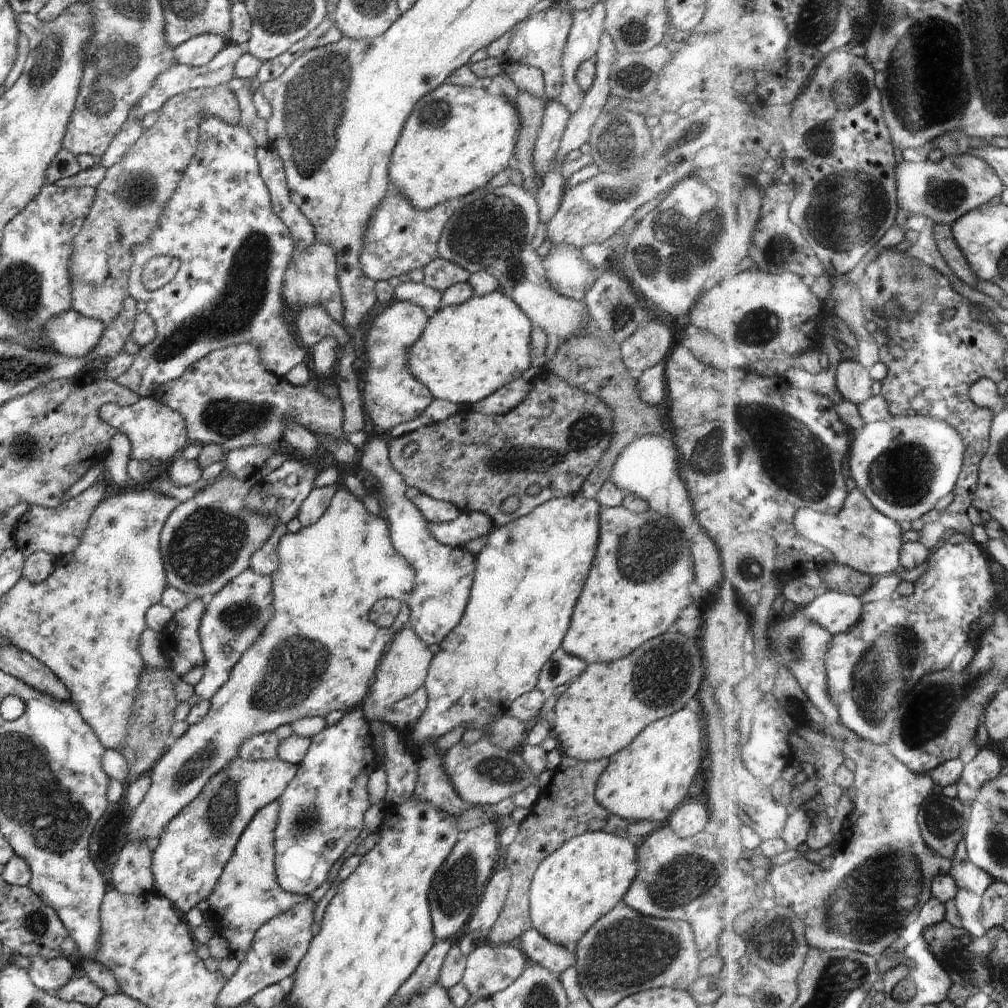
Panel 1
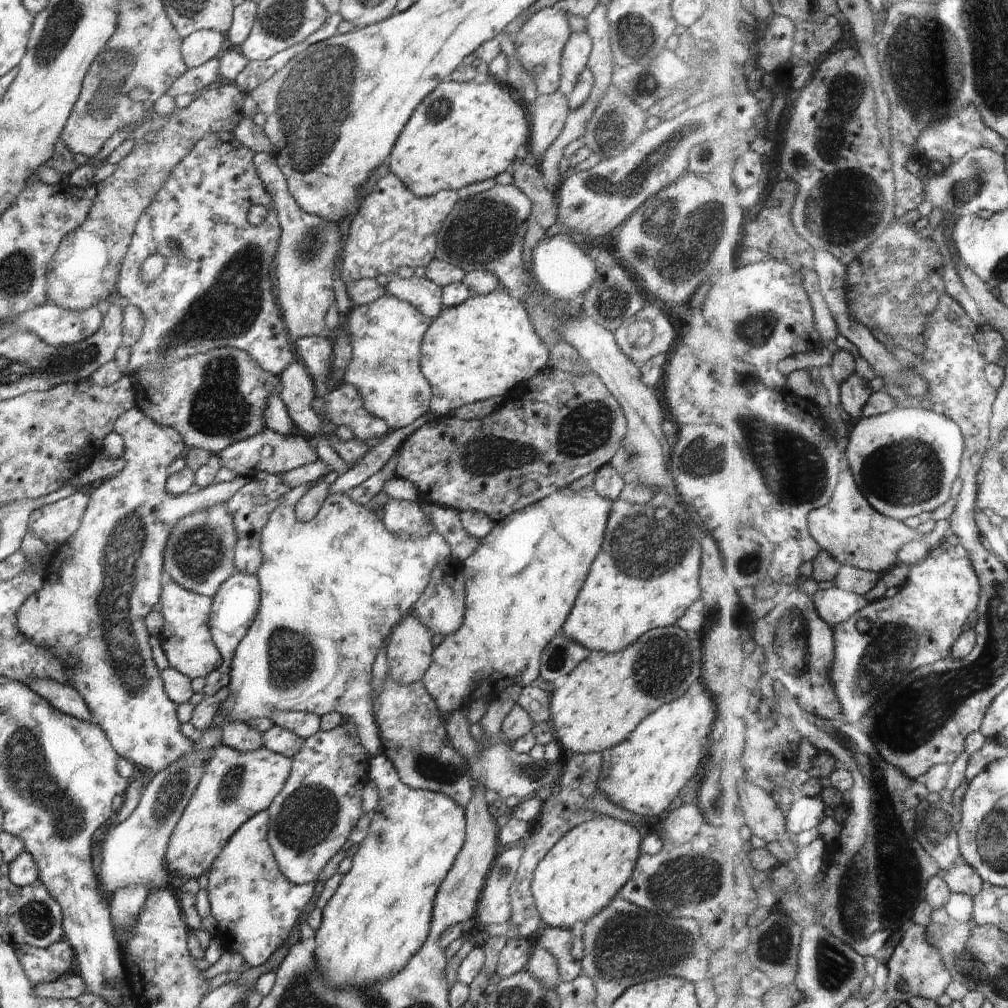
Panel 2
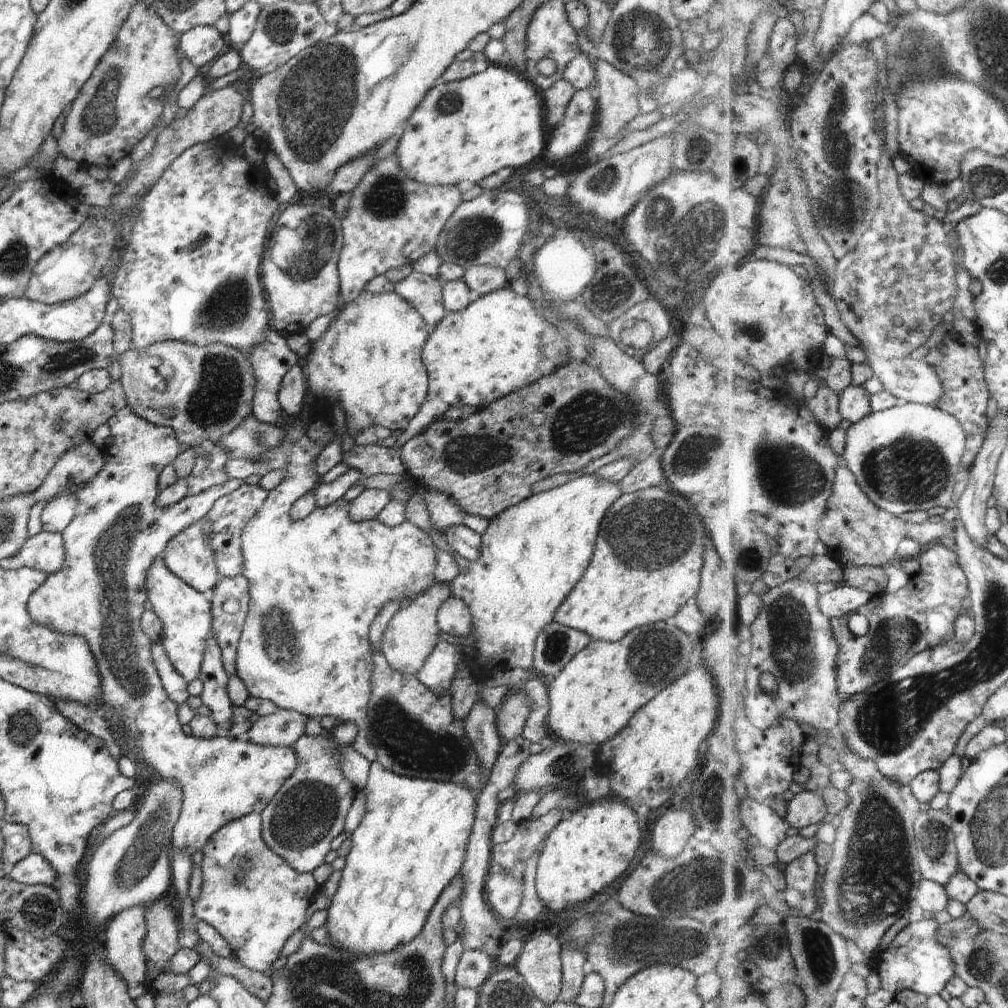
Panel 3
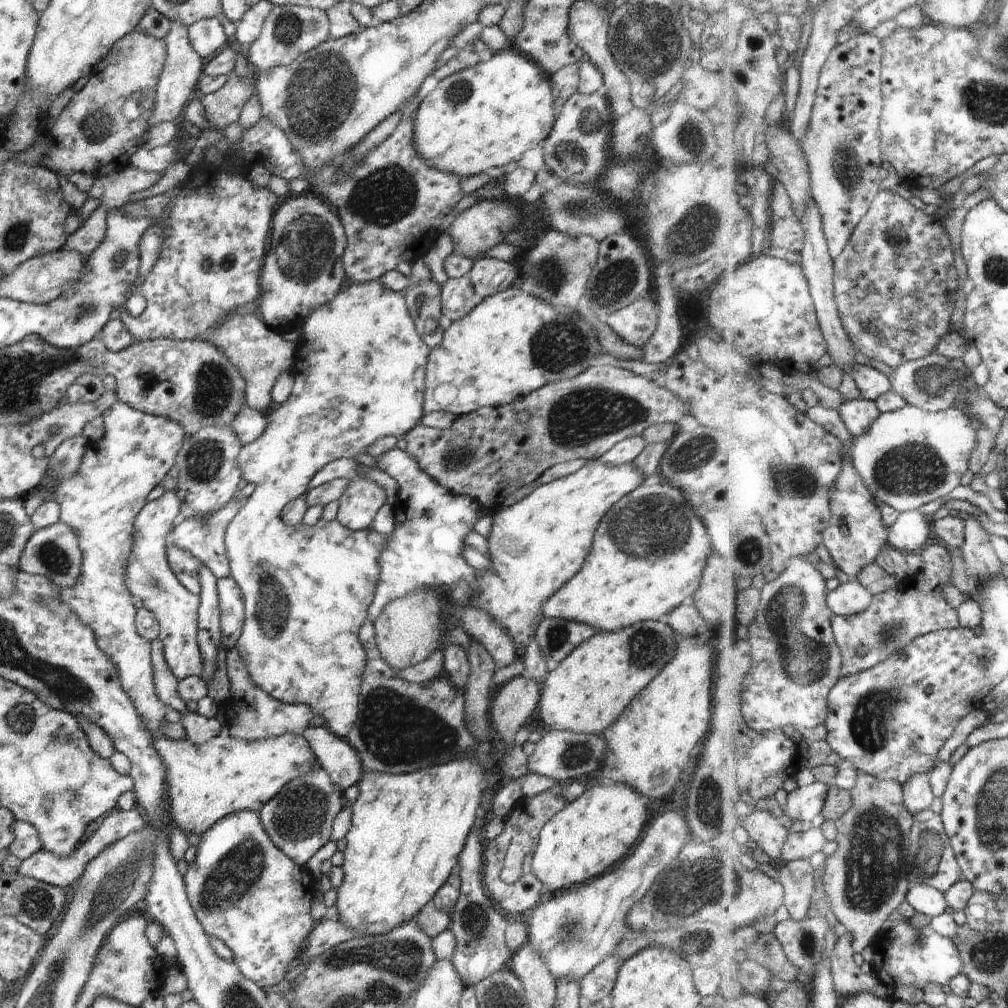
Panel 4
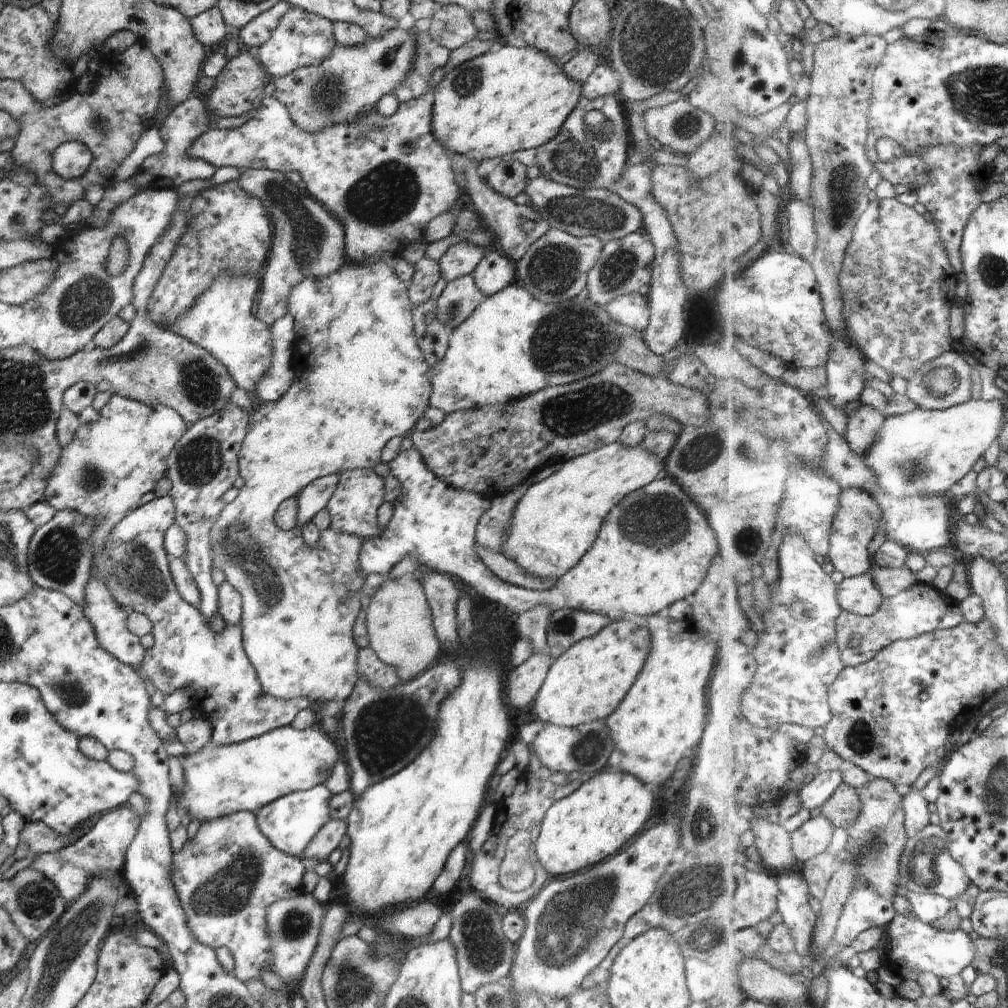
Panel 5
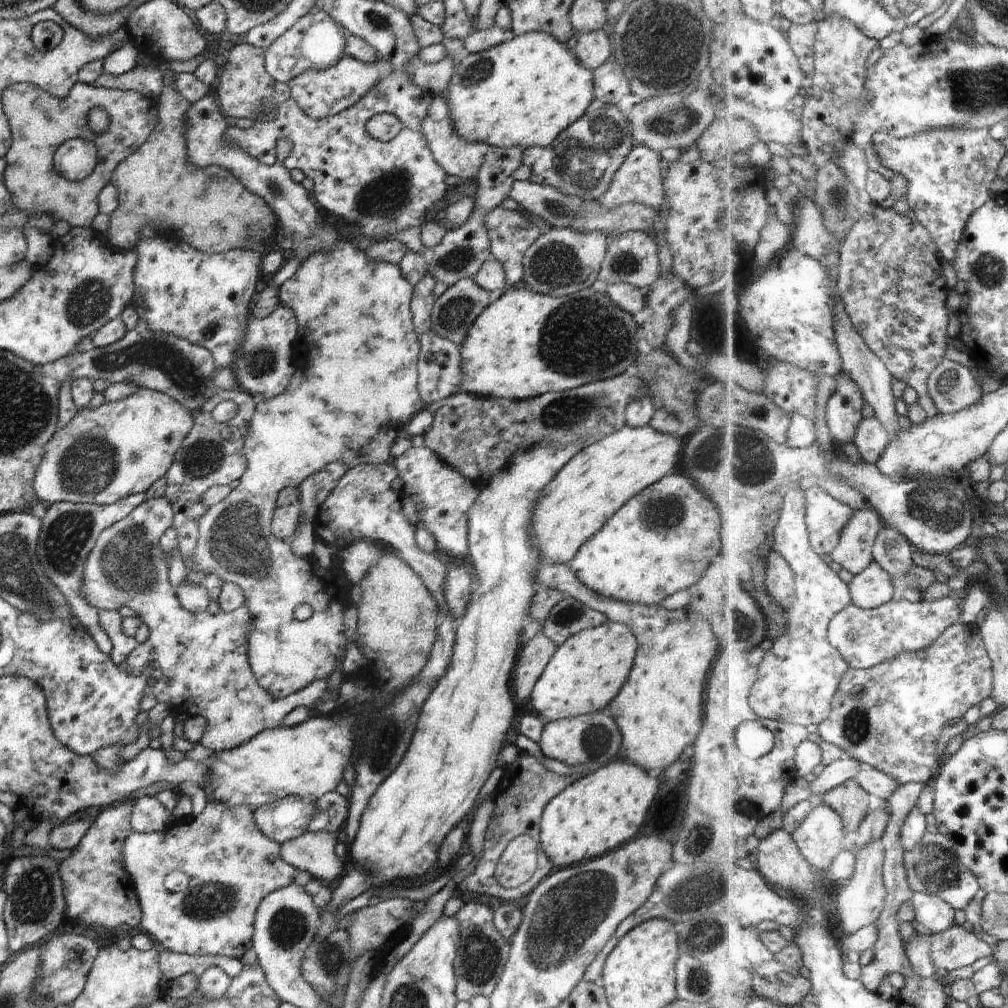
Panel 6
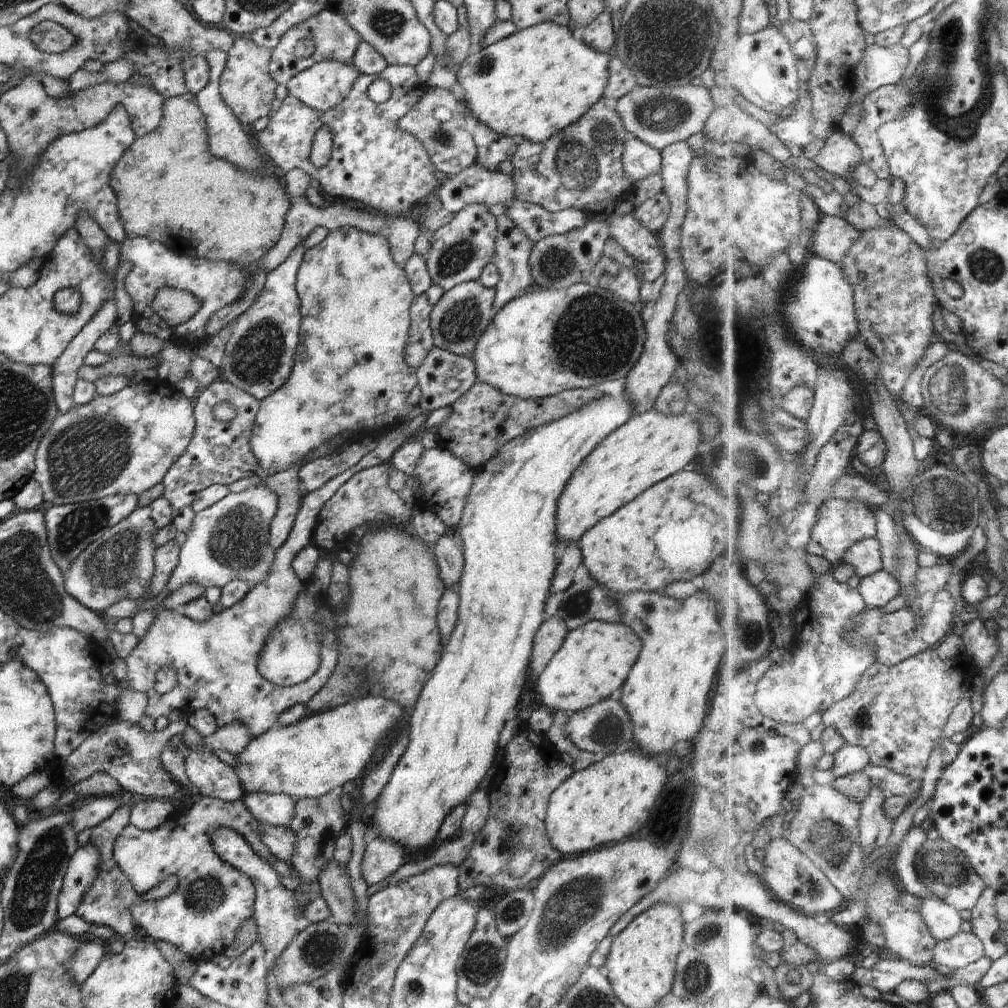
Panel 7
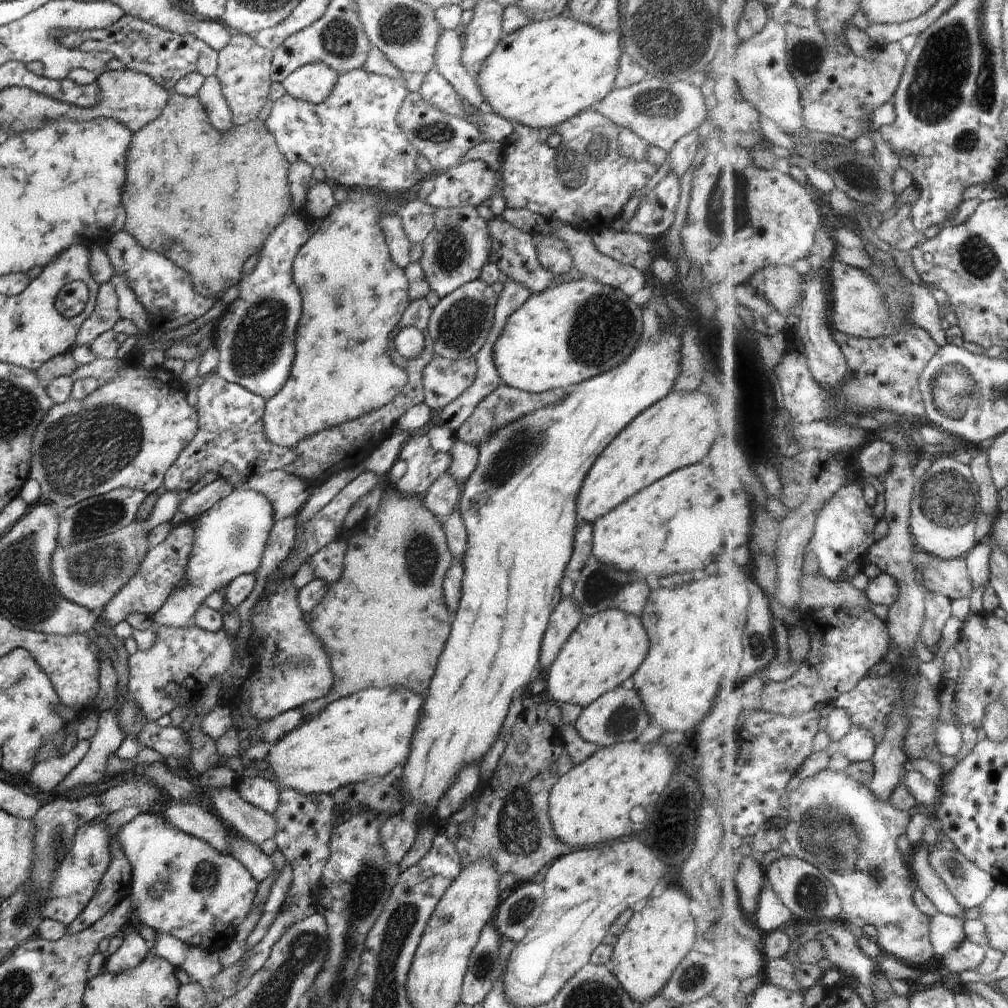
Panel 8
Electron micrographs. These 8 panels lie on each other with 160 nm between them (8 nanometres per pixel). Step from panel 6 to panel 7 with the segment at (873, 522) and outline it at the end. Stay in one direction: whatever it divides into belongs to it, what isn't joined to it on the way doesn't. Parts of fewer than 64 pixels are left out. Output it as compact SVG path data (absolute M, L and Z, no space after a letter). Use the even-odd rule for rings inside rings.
M878 537L860 541L849 550L844 562L852 564L862 578L872 576L885 568L882 545Z

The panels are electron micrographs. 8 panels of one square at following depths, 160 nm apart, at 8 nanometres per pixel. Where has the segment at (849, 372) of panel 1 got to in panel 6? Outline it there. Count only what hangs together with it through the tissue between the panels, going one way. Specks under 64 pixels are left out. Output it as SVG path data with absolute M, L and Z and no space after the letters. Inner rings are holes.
M875 414L863 420L853 442L860 449L864 460L874 464L883 457L883 454L886 454L891 438L887 426L884 426L884 423Z

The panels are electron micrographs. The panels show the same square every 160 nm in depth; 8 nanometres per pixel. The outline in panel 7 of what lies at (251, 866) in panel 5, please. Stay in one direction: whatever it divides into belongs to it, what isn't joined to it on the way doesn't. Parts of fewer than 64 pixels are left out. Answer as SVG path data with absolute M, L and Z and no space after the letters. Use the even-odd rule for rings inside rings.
M201 797L191 809L178 811L175 816L168 818L158 828L143 831L132 824L124 828L117 836L113 846L114 860L130 879L138 896L150 892L152 888L156 888L160 882L172 874L176 874L176 878L178 878L176 889L165 898L153 901L142 900L142 902L136 903L131 910L133 922L144 928L146 934L152 936L154 940L170 943L196 963L210 961L214 956L224 954L228 946L232 942L234 943L240 926L248 918L253 917L255 884L247 874L234 868L230 863L224 862L216 854L211 841L211 833L215 829L223 827L236 831L237 834L242 835L259 858L271 865L274 863L274 859L271 858L272 854L269 852L268 846L263 843L261 828L257 822L242 799L226 802L216 797Z

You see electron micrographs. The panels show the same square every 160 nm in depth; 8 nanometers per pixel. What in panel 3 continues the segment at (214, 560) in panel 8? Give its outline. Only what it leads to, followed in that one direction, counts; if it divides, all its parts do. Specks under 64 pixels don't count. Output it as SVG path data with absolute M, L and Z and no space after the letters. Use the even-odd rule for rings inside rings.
M362 292L353 302L346 302L334 314L326 332L316 342L310 342L310 354L304 357L308 368L304 372L307 386L307 402L320 406L323 423L337 424L330 442L343 434L356 438L370 426L382 426L393 434L404 432L426 401L429 380L422 363L422 350L430 334L420 314L398 294L370 294ZM297 418L296 421L288 426L287 430L284 430L286 432L284 442L280 446L268 450L264 454L264 458L260 458L260 460L254 460L254 458L236 458L230 459L226 464L226 474L228 474L228 478L230 479L245 479L250 475L262 476L274 470L284 470L284 474L286 474L280 484L268 492L268 497L264 500L262 509L246 522L244 530L242 530L242 536L240 536L242 556L244 558L242 576L248 580L250 602L248 602L248 615L243 625L236 652L236 675L244 683L249 696L272 702L278 709L295 711L314 720L319 717L330 716L336 718L342 724L348 722L354 724L354 726L358 726L358 735L354 738L350 746L352 746L355 752L362 754L370 763L374 763L376 761L374 746L368 744L368 740L366 740L366 732L369 726L368 718L366 718L366 706L368 706L368 702L370 701L370 678L374 671L372 649L369 644L370 624L374 622L376 614L382 610L384 604L398 602L398 600L404 604L414 596L425 592L432 584L436 583L434 580L434 562L436 562L436 554L434 554L435 545L429 534L408 521L396 527L386 527L376 519L352 522L349 516L350 502L343 498L340 498L326 508L317 506L314 512L309 514L305 519L293 521L289 516L293 503L302 496L305 496L306 493L313 491L320 483L320 476L314 472L314 464L316 464L316 460L324 446L319 446L308 437L307 432L309 427Z

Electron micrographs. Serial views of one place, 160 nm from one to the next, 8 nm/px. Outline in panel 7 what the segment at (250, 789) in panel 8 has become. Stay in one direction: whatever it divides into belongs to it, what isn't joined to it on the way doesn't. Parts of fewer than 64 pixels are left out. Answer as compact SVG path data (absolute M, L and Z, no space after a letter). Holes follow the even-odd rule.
M284 793L244 794L242 798L246 808L258 822L284 828L288 827L295 817L295 806L299 799Z

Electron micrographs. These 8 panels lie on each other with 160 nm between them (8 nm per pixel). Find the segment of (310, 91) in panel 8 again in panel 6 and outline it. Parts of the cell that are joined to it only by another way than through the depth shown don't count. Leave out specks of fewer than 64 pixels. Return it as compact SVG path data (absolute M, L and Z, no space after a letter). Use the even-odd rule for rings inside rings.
M344 55L334 66L322 70L307 70L287 82L291 98L300 110L314 120L338 114L357 103L382 78L378 61L368 63Z

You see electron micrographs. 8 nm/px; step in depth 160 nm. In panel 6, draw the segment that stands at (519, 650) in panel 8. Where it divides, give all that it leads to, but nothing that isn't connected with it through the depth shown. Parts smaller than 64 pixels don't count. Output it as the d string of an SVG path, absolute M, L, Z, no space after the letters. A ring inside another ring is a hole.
M576 441L563 447L531 445L514 455L486 484L480 486L481 493L471 506L467 518L469 558L474 578L478 578L478 586L470 598L466 616L462 622L459 620L450 666L422 705L414 736L404 758L370 797L355 839L349 846L355 866L371 873L374 886L395 878L406 880L426 874L436 864L445 836L458 823L470 820L484 782L498 766L498 755L514 718L510 674L522 638L522 622L528 616L534 596L536 564L542 560L538 558L539 551L533 547L533 540L529 538L529 520L534 503L545 486L584 446L585 441Z

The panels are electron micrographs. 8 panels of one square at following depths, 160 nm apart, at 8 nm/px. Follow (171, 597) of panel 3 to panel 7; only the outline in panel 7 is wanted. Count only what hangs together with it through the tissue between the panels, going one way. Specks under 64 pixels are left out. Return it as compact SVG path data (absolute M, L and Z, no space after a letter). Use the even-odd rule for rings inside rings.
M409 422L396 424L393 429L382 434L378 438L376 448L366 453L352 468L346 469L341 475L335 476L332 480L323 484L317 491L303 493L300 510L297 512L294 526L284 541L284 544L276 550L274 562L271 564L270 574L256 586L250 589L250 592L234 606L223 609L218 613L210 615L206 620L198 622L188 618L180 610L162 609L158 607L154 610L154 620L148 629L147 636L139 640L139 643L131 650L131 653L125 658L127 666L127 680L130 687L135 691L146 694L148 702L145 714L150 718L156 719L159 716L168 716L173 710L183 711L186 714L196 712L198 709L206 709L214 715L217 722L217 729L225 727L232 723L244 723L253 738L264 734L267 730L274 729L278 717L285 710L288 710L295 704L308 704L309 700L320 690L331 677L337 663L339 642L332 631L324 633L320 649L320 666L318 670L305 681L292 685L291 687L275 686L269 680L262 678L257 669L257 660L264 646L265 638L268 633L280 622L289 617L289 612L293 609L294 599L298 596L300 589L304 587L304 582L297 577L291 562L294 557L307 544L313 542L313 534L317 523L319 512L324 503L330 500L330 497L340 488L343 482L346 482L358 471L373 467L382 463L389 463L391 456L400 448L408 437L407 431ZM162 496L154 499L154 502L148 504L148 506L139 506L128 518L109 528L99 539L85 548L82 554L75 558L71 567L65 573L62 573L66 592L92 612L99 614L122 599L144 597L145 593L151 588L151 576L155 569L154 555L157 546L153 541L154 537L158 531L171 524L173 513L174 510L170 506L170 502ZM163 666L172 666L178 676L177 685L165 695L159 695L154 690L155 674Z

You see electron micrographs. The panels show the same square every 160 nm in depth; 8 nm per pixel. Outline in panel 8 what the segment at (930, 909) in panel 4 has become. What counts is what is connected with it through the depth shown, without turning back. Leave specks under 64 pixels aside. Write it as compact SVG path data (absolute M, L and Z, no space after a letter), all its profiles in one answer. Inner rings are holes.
M938 912L933 916L933 943L937 954L943 958L966 940L965 920Z

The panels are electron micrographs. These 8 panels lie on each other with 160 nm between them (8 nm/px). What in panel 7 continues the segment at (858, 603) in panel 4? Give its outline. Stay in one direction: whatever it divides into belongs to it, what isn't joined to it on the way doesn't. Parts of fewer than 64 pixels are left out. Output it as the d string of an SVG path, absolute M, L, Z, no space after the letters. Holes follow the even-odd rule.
M885 568L862 579L860 588L869 607L881 609L901 594L899 580Z

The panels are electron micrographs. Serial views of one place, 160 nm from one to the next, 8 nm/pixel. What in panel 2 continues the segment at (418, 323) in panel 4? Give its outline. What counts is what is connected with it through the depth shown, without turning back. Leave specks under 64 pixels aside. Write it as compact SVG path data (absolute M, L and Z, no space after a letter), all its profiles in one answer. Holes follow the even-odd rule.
M412 276L408 279L396 278L386 286L388 295L395 296L417 308L428 318L436 318L443 309L441 288L424 277Z

